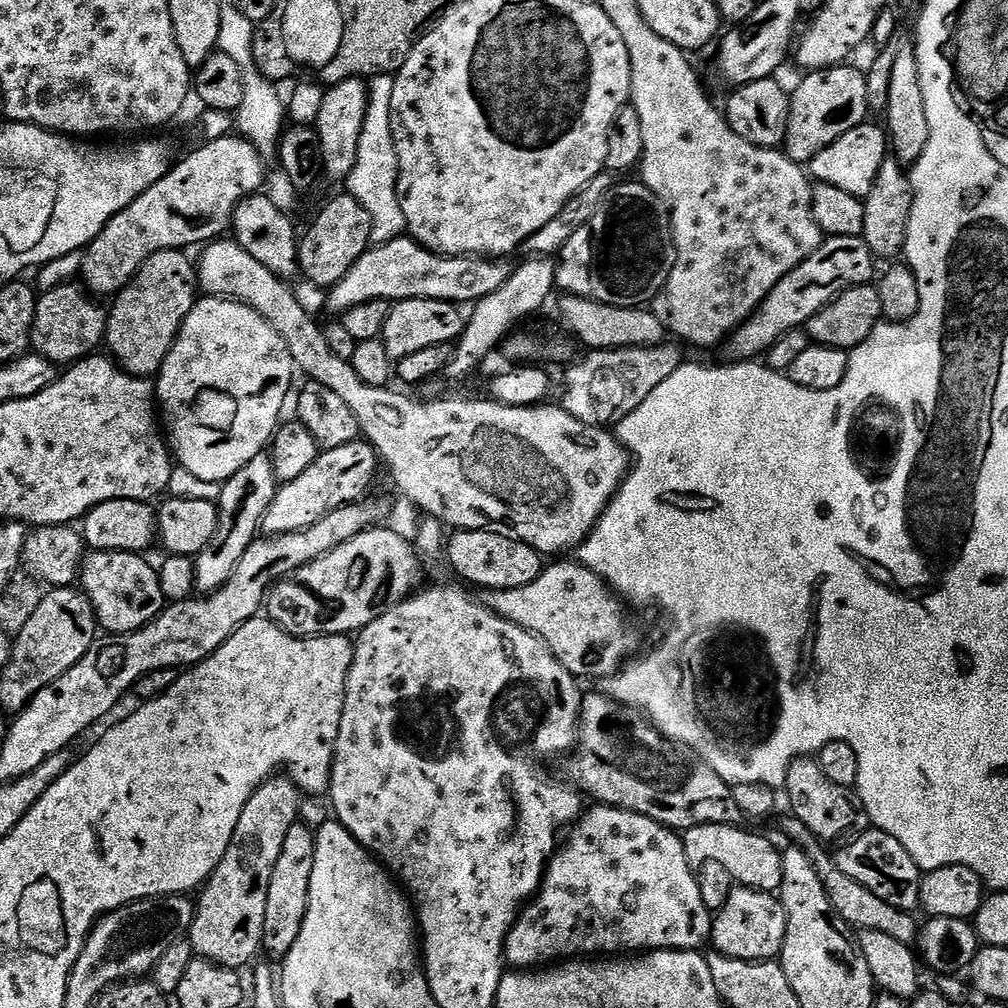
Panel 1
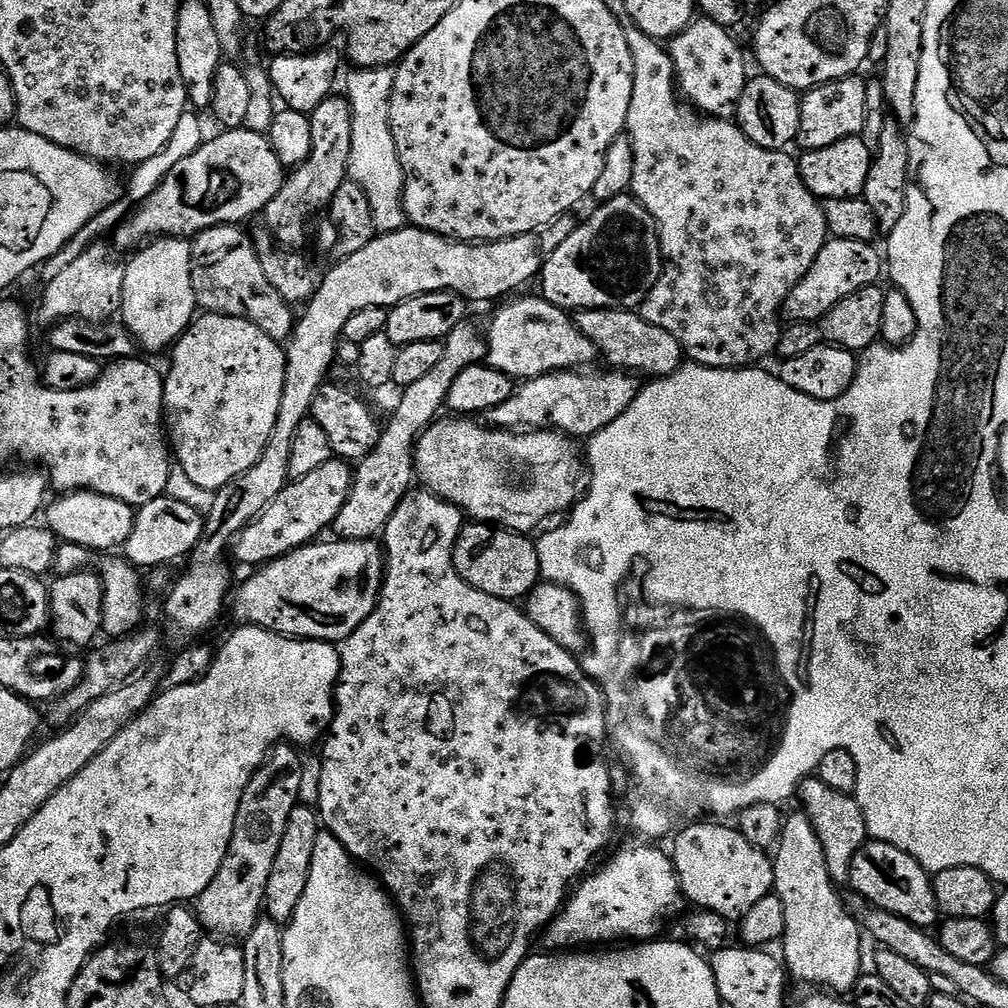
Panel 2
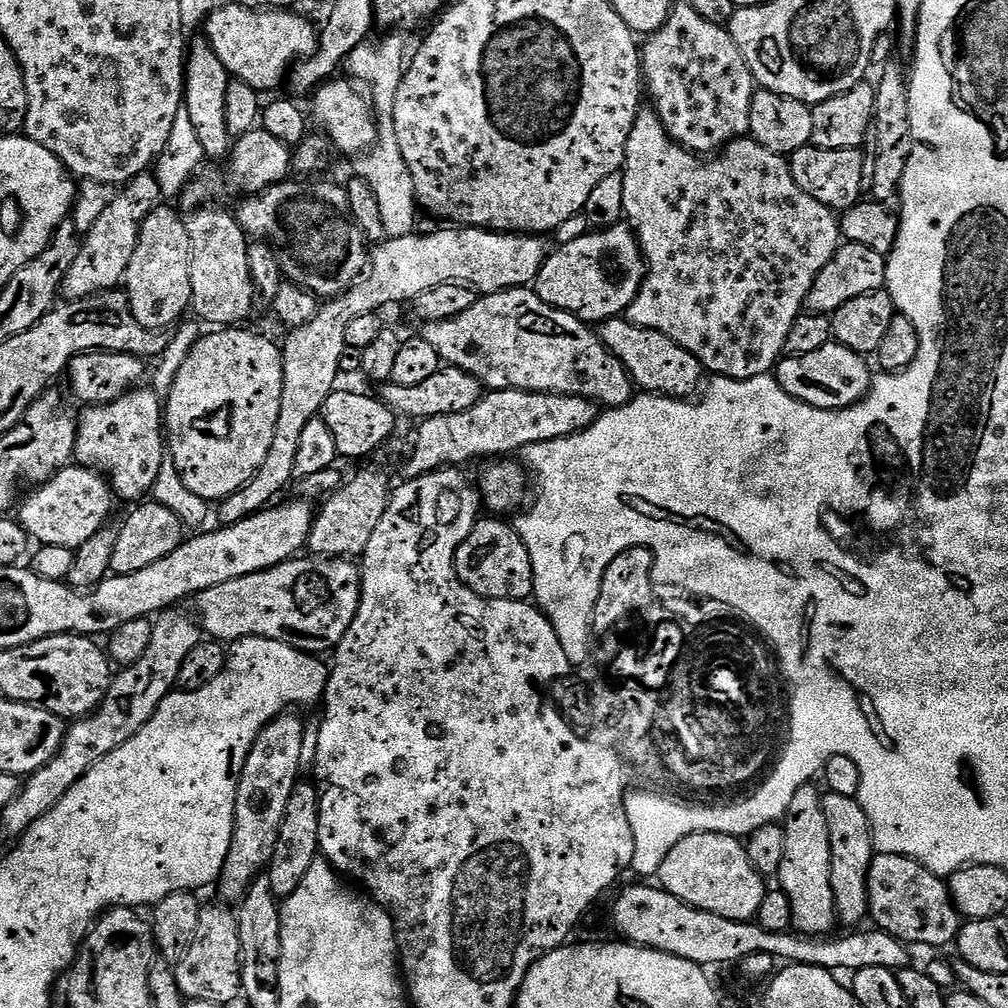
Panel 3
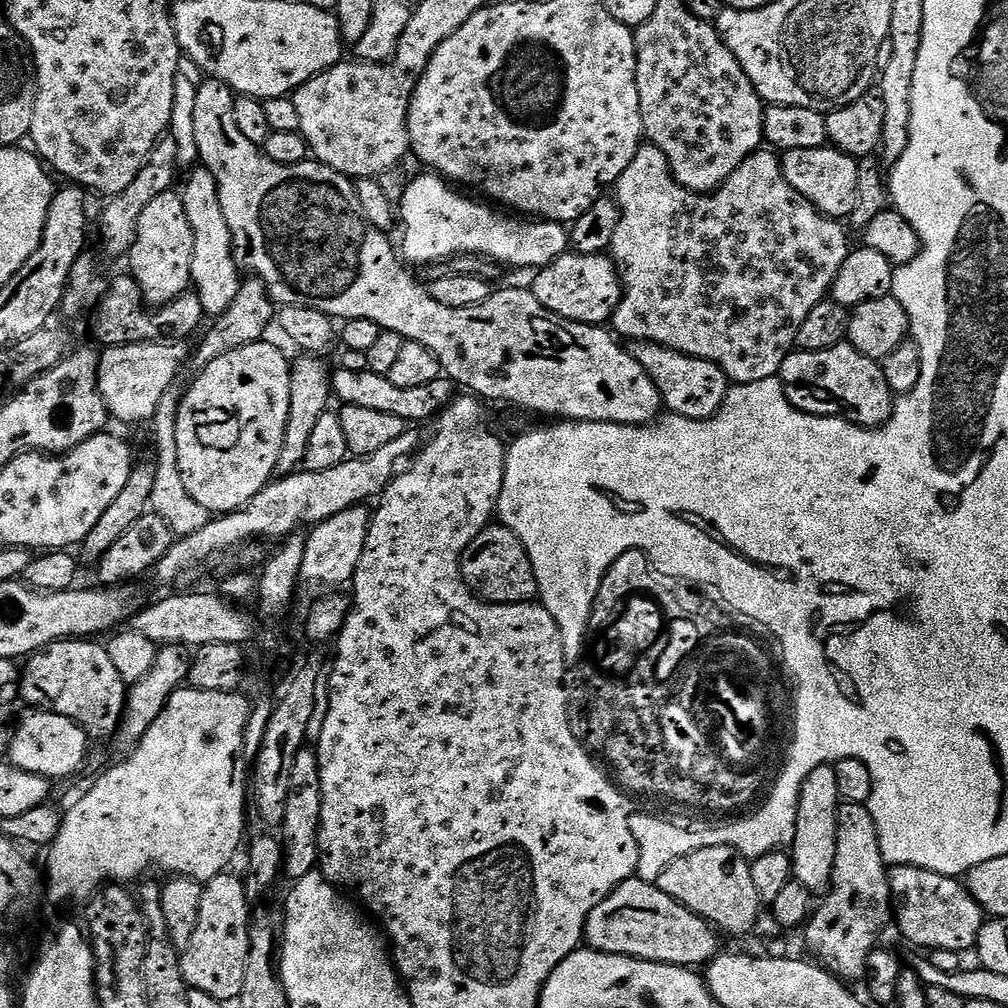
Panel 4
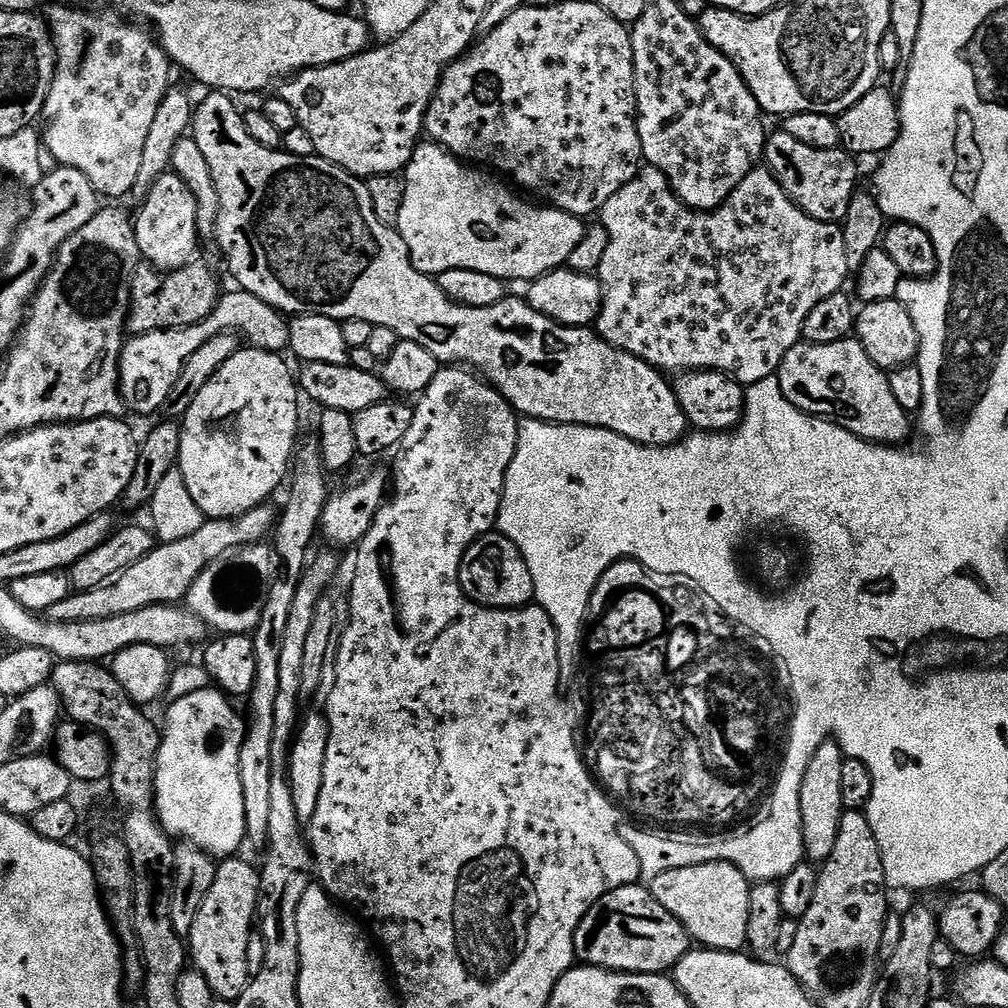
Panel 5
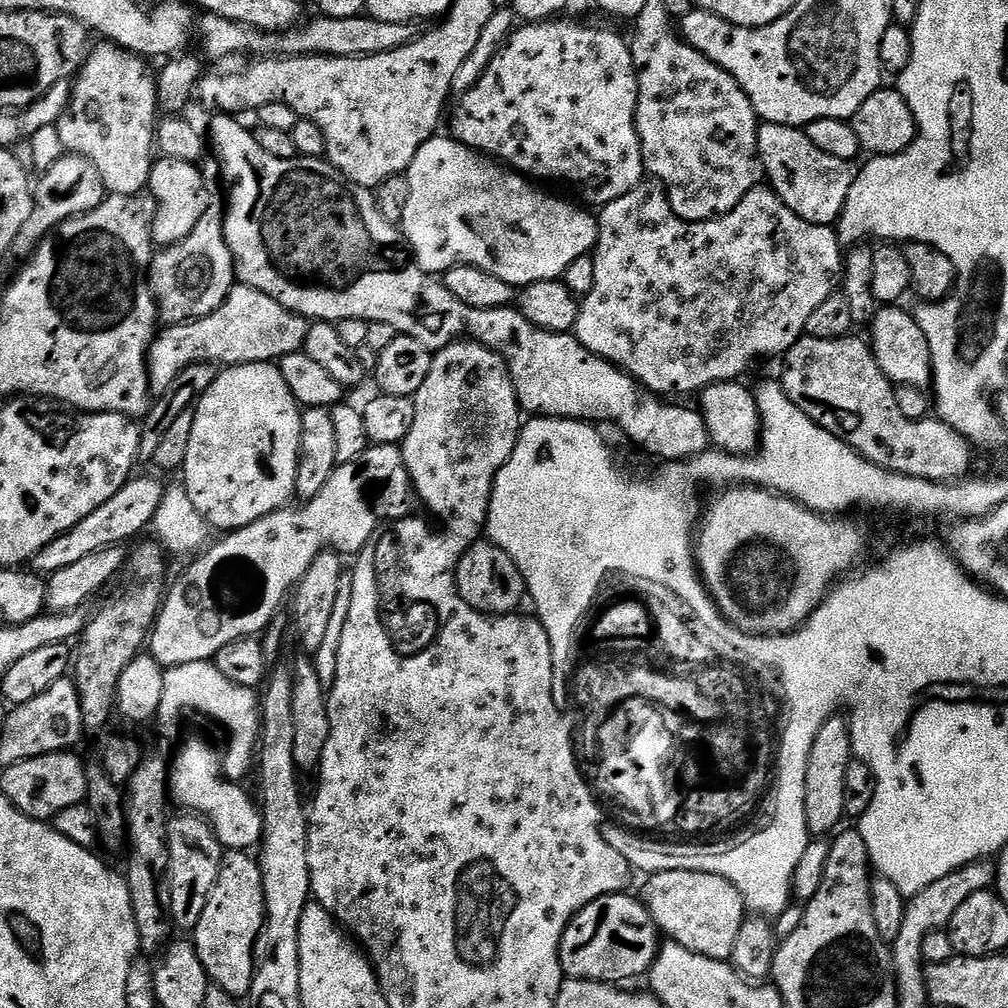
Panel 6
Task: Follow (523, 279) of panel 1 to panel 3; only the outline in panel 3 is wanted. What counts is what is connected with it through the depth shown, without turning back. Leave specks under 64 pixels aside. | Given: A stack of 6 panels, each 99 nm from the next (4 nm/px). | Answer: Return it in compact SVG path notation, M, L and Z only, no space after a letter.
M364 468L352 481L343 483L335 492L327 497L324 505L319 505L312 521L312 529L308 535L307 551L316 558L360 558L363 557L366 545L369 544L378 522L382 522L382 514L386 514L388 499L392 497L393 485L388 484L388 476L376 468Z

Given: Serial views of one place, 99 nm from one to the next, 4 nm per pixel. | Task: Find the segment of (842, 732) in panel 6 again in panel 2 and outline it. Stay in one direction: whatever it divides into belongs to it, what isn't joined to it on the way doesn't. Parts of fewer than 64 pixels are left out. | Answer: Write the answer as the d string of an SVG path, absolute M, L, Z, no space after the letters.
M796 810L796 813L792 817L783 821L780 830L780 842L774 849L774 859L772 860L772 869L774 870L774 882L776 887L774 889L774 895L782 902L782 906L786 906L786 930L782 937L782 945L784 944L784 956L782 955L782 963L786 969L787 975L792 976L796 980L801 980L804 984L816 984L817 989L827 990L832 994L848 994L856 987L856 981L860 979L862 975L862 969L860 969L860 936L862 937L862 929L860 924L855 920L848 911L848 906L845 897L839 896L838 886L830 878L830 870L826 870L826 854L822 850L822 842L818 842L818 834L814 830L814 826L810 822L810 818L802 810Z

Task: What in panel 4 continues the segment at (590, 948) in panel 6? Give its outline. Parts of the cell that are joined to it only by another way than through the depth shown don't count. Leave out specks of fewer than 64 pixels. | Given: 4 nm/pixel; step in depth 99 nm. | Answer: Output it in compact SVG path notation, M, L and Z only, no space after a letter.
M635 876L619 884L587 916L585 943L596 952L616 953L664 965L699 968L719 955L717 931L656 884Z

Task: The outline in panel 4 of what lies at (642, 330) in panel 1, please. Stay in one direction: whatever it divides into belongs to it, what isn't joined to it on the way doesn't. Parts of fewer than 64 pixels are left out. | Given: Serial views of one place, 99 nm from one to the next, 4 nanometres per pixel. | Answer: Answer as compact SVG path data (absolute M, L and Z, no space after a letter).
M641 340L631 345L630 351L634 362L638 362L638 366L642 366L646 374L650 374L654 386L658 386L660 403L671 415L711 420L713 414L722 406L730 381L728 375L714 362L706 362L702 358L694 358L690 354L682 354L678 350Z

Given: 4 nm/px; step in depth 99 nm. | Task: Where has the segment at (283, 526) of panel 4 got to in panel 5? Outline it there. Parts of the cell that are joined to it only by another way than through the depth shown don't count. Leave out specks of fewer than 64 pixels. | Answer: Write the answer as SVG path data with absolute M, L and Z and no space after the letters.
M265 502L246 514L225 520L205 519L204 525L196 533L189 534L179 542L157 543L150 554L142 558L142 562L134 562L134 566L130 566L115 580L103 584L101 588L92 588L89 592L73 591L71 596L62 598L62 602L50 606L47 619L53 624L90 622L98 618L114 618L118 614L130 614L155 604L179 605L187 597L190 586L215 560L251 544L263 544L273 535L278 519L278 508L274 505Z

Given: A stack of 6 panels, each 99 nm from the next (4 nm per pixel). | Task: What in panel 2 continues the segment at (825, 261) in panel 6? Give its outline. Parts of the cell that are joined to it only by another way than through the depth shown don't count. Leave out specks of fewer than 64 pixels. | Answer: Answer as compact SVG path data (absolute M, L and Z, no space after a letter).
M628 22L624 24L626 42L630 46L630 54L634 58L634 94L630 94L630 114L626 135L634 146L634 178L632 179L631 195L636 197L640 205L646 209L656 220L656 229L660 231L660 249L664 255L664 269L650 294L640 305L638 311L650 326L659 326L660 329L674 334L678 338L684 355L693 364L701 364L707 368L750 368L759 365L769 355L775 353L782 331L781 312L794 286L802 282L806 270L814 266L814 258L823 250L830 239L826 226L824 209L821 201L802 182L800 165L795 159L788 157L787 151L775 152L766 150L750 138L740 125L728 118L709 118L696 111L682 99L675 83L676 71L672 65L669 49L661 41L650 38L638 26Z

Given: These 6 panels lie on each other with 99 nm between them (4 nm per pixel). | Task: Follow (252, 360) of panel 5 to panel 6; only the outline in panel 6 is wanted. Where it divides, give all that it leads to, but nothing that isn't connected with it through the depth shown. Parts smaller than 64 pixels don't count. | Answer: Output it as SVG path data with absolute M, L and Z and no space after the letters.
M275 363L225 367L194 405L194 430L182 469L182 483L196 509L213 529L235 530L285 507L296 491L300 457L300 413L286 378Z

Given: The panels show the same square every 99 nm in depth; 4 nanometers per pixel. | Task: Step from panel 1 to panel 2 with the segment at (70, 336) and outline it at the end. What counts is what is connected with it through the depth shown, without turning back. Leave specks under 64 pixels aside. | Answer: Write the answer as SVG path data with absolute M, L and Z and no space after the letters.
M97 242L91 244L86 250L86 254L82 254L74 262L70 262L70 266L66 266L61 273L55 278L50 278L43 285L44 293L40 296L40 320L47 326L55 326L61 324L64 320L91 320L93 322L108 322L119 313L122 306L122 286L124 285L125 265L119 264L112 257L113 249L107 248L107 243Z

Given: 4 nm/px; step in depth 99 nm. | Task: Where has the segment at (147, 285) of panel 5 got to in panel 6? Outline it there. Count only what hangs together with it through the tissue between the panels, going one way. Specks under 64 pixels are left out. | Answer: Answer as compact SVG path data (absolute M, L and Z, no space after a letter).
M215 158L205 159L202 171L208 191L206 211L182 242L161 247L153 255L152 265L148 268L148 284L156 299L159 319L165 325L185 324L206 318L206 314L214 314L214 310L226 302L230 290L237 283L236 263L230 254L224 229L226 188L222 183L220 164Z

